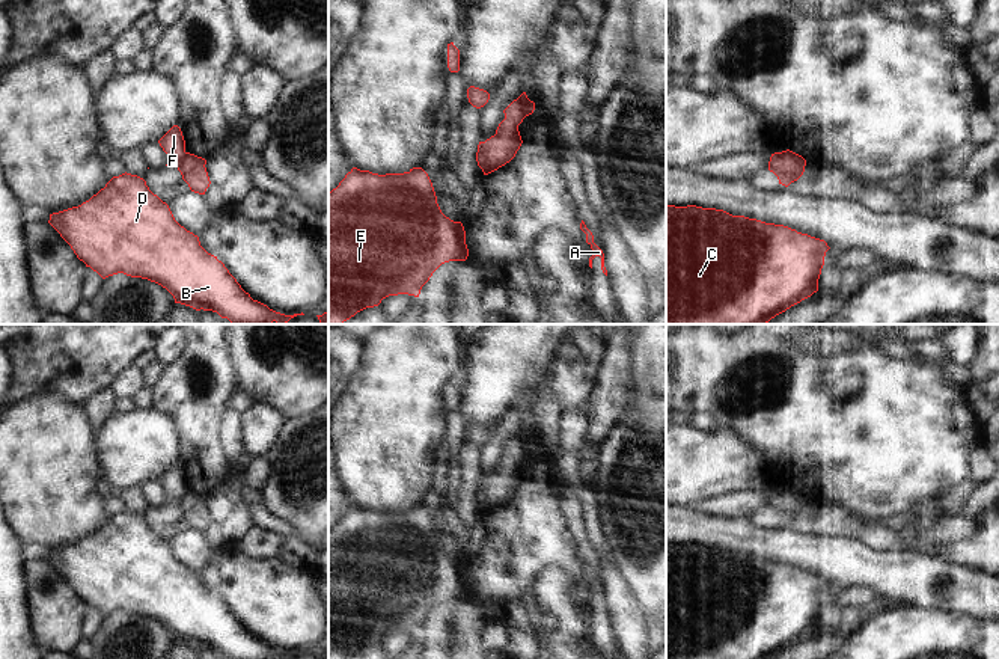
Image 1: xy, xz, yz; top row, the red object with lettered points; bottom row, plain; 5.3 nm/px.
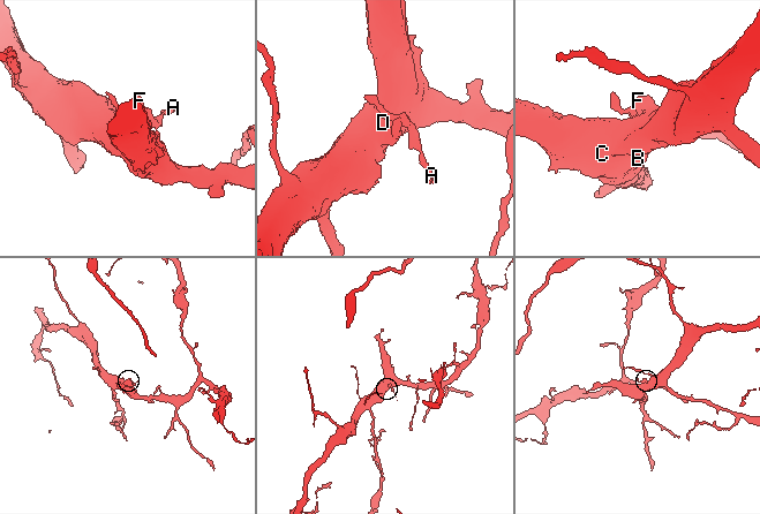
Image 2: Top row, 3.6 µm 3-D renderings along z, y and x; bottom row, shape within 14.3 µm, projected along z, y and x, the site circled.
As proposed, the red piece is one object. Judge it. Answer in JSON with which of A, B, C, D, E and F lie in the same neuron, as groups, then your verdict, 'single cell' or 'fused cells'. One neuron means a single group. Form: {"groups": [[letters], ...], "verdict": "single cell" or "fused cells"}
{"groups": [["A"], ["B", "C", "D", "E", "F"]], "verdict": "fused cells"}

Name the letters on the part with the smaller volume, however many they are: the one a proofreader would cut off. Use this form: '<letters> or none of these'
A

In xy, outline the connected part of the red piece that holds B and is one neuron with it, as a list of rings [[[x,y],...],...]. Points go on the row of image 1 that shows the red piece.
[[[137,175],[113,176],[104,189],[78,207],[50,214],[48,223],[71,246],[80,261],[102,279],[124,273],[166,288],[175,303],[196,311],[212,311],[232,324],[286,324],[301,314],[285,315],[253,300],[217,256],[208,253],[199,237],[181,226],[169,205]]]

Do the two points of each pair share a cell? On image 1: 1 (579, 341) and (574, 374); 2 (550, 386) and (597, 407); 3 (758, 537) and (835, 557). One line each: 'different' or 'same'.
1: same
2: different
3: same

